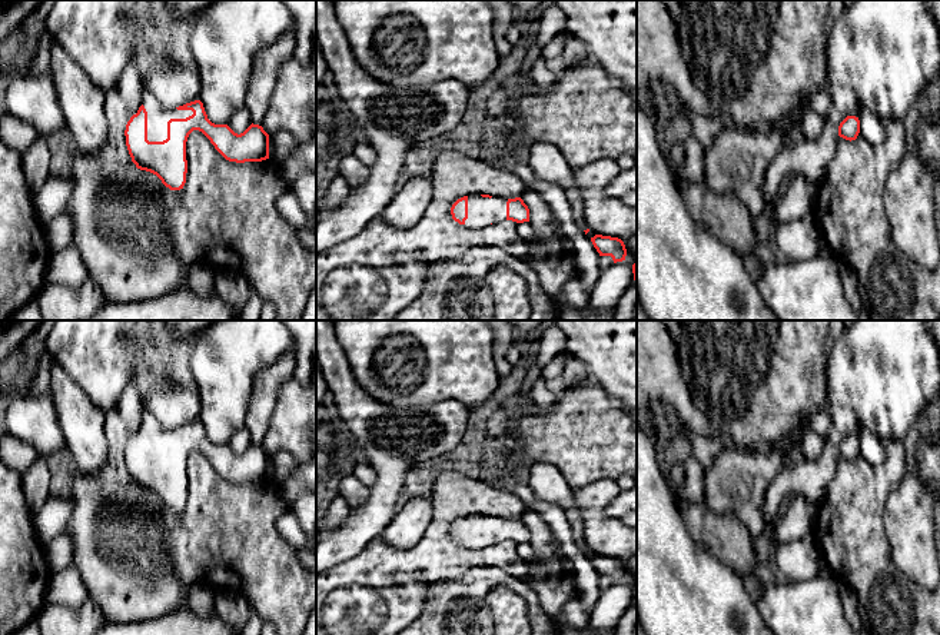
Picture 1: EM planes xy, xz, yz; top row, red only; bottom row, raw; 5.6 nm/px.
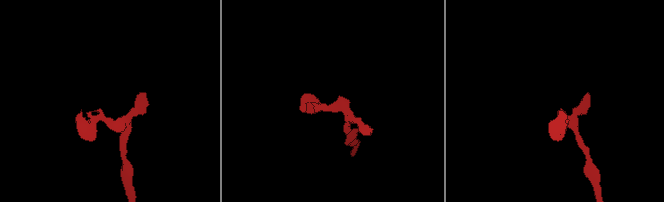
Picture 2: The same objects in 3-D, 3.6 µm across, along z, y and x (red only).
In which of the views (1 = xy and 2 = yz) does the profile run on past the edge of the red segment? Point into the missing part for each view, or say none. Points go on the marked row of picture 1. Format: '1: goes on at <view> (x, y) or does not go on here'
1: goes on at xy (158, 116)
2: does not go on here

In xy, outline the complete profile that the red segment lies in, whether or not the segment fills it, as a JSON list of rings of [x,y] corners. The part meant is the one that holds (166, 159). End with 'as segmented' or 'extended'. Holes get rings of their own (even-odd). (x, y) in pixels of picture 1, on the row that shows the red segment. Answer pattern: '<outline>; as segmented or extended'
[[[143,90],[142,106],[126,124],[126,146],[137,169],[156,174],[170,190],[186,183],[186,142],[193,130],[202,132],[229,162],[269,159],[269,134],[259,124],[235,133],[227,124],[207,119],[203,103],[195,100],[176,109],[165,109],[155,94]]]; extended

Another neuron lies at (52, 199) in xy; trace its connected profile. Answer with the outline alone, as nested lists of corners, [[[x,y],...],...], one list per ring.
[[[70,174],[50,176],[34,195],[33,206],[41,226],[46,226],[53,217],[64,212],[73,193],[73,180]]]

